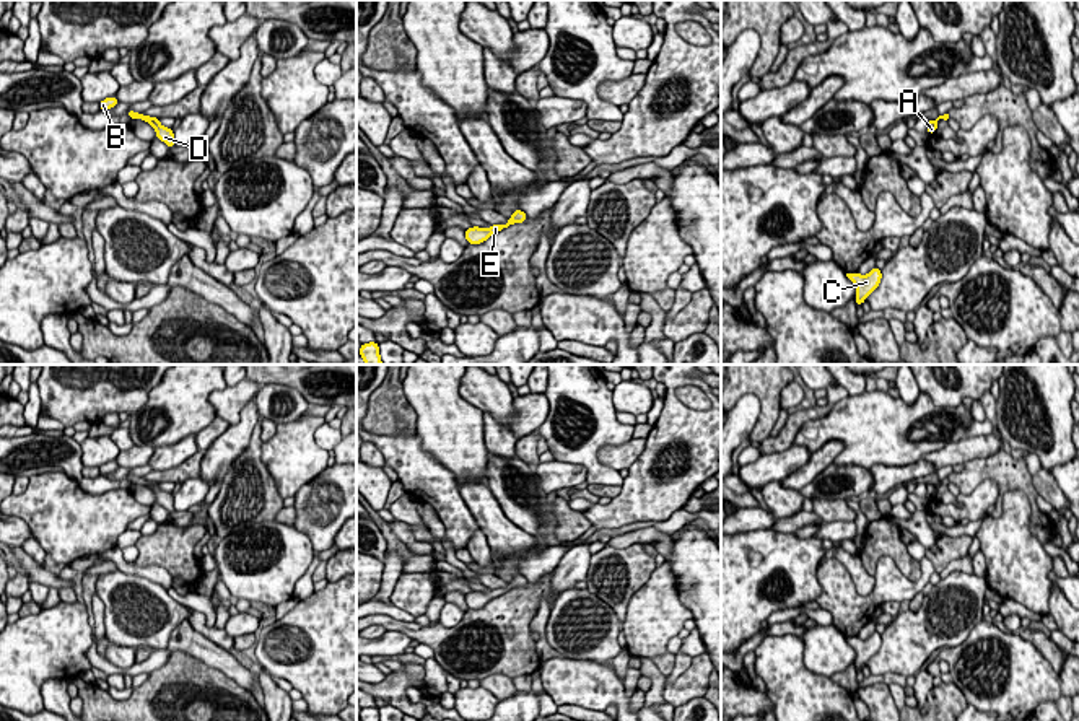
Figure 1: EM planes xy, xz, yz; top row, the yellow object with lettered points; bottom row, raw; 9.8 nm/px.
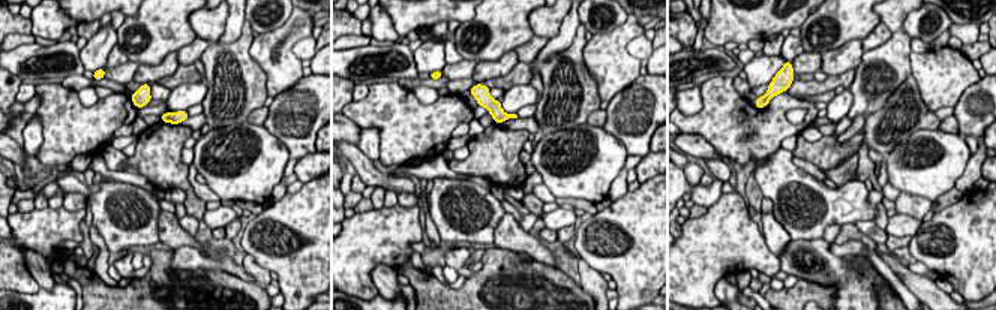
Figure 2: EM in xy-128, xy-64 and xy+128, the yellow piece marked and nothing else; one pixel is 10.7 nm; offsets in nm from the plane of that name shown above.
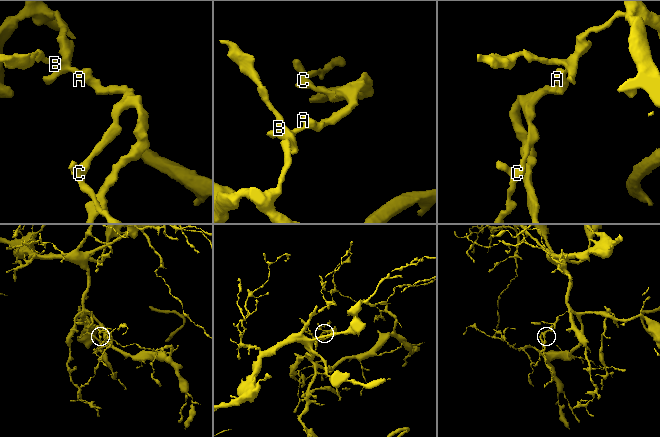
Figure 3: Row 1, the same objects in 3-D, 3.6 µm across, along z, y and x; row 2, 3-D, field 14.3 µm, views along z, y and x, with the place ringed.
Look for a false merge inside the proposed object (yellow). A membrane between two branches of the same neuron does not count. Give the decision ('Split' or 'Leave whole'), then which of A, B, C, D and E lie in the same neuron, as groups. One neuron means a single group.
Leave whole. Groups: A B C D E

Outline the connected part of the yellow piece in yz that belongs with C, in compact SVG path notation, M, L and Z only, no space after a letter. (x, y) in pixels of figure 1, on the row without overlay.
M874 631L867 640L856 638L846 638L846 641L853 646L856 651L856 669L863 671L864 664L879 651L882 645L880 633Z

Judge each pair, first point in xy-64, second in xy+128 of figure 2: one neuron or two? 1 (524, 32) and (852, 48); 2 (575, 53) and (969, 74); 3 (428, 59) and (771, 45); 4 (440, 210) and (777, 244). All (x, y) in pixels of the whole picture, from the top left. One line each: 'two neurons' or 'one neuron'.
1: two neurons
2: two neurons
3: two neurons
4: two neurons

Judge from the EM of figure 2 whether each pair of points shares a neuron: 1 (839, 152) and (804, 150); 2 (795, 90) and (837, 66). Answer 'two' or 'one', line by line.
1: one
2: two

